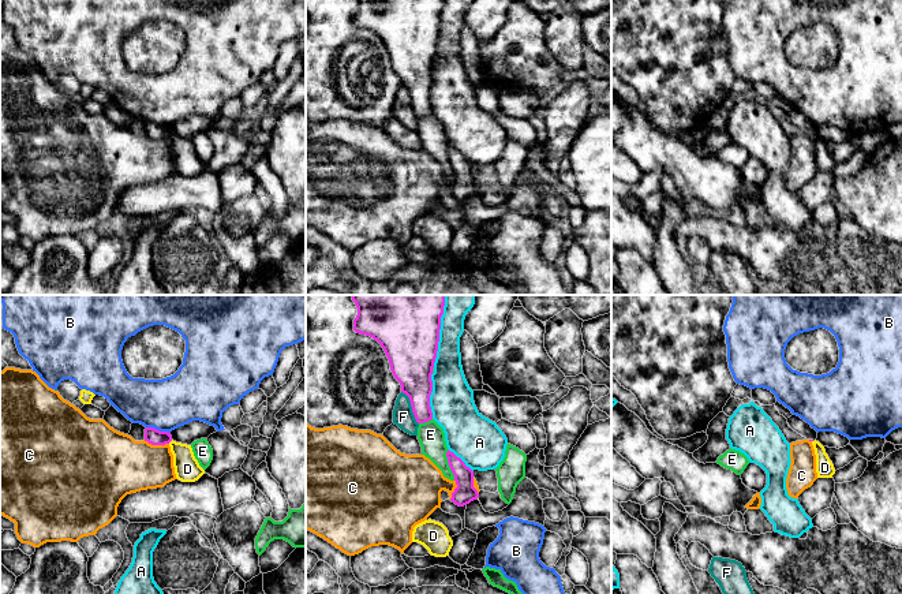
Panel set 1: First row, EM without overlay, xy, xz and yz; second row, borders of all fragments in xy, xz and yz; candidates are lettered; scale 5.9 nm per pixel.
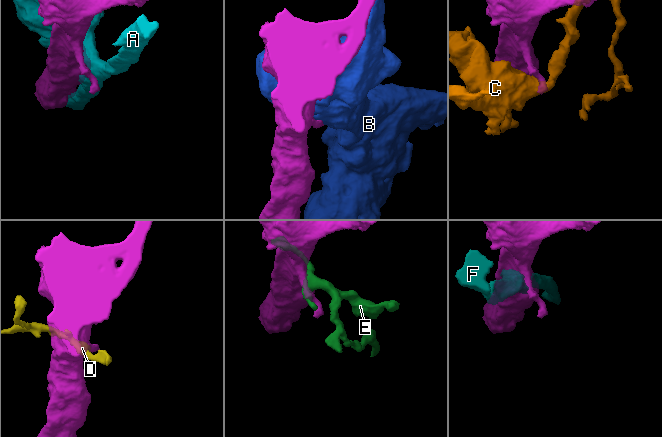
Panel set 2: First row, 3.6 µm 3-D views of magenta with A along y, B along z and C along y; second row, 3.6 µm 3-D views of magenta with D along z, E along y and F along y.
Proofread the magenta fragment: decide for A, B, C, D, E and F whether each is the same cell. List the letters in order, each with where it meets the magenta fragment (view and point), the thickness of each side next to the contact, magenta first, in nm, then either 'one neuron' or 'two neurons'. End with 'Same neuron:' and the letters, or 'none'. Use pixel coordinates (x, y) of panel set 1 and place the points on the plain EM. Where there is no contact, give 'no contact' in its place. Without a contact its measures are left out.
A: meets magenta in xz at (438, 30); 340 nm thick on the magenta side, 190 nm on the other; two neurons
B: meets magenta in xy at (158, 124); 90 nm thick on the magenta side, 300 nm on the other; two neurons
C: meets magenta in xy at (156, 138); 90 nm thick on the magenta side, 340 nm on the other; two neurons
D: meets magenta in xy at (169, 135); 90 nm thick on the magenta side, 150 nm on the other; two neurons
E: meets magenta in xz at (449, 159); 120 nm thick on the magenta side, 160 nm on the other; two neurons
F: meets magenta in xz at (411, 100); 260 nm thick on the magenta side, 120 nm on the other; two neurons
Same neuron: none

